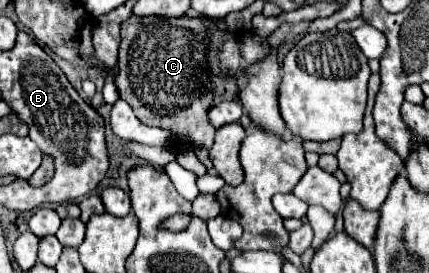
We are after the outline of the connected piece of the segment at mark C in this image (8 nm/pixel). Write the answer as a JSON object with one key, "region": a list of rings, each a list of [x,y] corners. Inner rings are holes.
{"region":[[[130,16],[128,22],[122,26],[122,42],[118,52],[118,76],[116,76],[116,88],[120,98],[124,98],[130,106],[136,118],[148,126],[160,126],[164,130],[170,130],[170,150],[180,152],[182,148],[210,148],[214,140],[216,128],[208,122],[208,110],[214,102],[214,86],[212,86],[212,74],[208,66],[208,36],[210,26],[214,26],[212,18],[138,18]]]}

